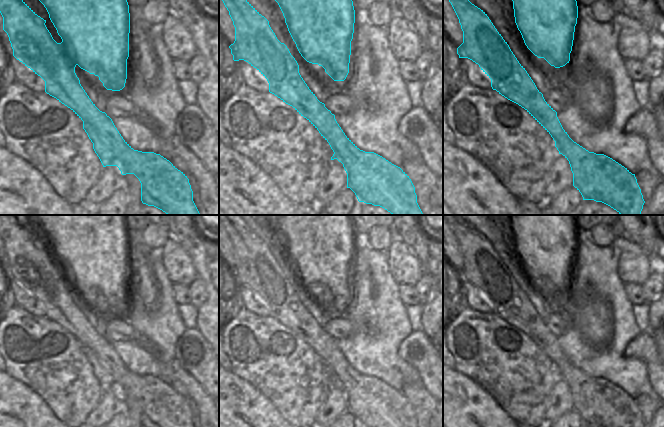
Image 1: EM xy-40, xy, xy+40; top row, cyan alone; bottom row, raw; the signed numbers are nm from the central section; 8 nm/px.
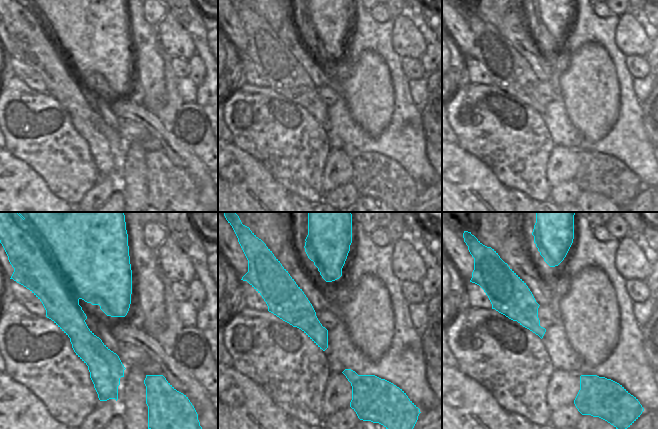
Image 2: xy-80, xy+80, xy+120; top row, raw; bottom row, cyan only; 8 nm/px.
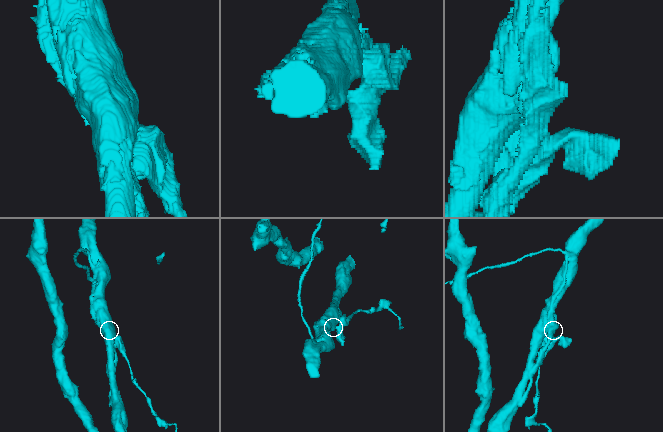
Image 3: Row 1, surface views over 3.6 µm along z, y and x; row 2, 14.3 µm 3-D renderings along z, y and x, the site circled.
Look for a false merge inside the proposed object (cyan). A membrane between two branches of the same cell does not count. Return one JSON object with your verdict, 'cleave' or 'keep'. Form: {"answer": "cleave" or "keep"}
{"answer": "cleave"}

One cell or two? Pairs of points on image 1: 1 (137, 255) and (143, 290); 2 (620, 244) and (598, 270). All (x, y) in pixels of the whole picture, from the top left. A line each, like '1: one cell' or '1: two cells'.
1: one cell
2: two cells

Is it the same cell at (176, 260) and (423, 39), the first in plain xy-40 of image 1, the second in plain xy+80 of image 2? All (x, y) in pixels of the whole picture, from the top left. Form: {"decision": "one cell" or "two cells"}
{"decision": "one cell"}

